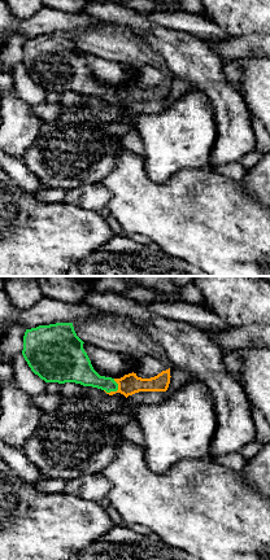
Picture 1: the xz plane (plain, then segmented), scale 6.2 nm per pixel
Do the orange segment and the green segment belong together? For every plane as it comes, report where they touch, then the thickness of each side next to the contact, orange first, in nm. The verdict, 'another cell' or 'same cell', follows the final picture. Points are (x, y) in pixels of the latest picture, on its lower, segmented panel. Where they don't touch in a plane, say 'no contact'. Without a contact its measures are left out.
(113, 392) | 130/160 nm

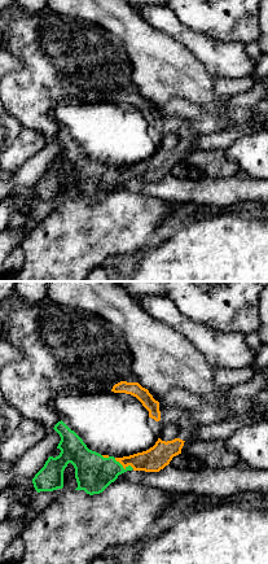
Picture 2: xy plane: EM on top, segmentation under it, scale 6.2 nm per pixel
(124, 467) | 150/240 nm

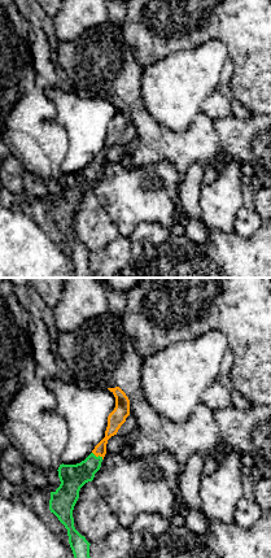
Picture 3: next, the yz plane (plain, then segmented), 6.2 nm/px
(97, 456) | 100/160 nm

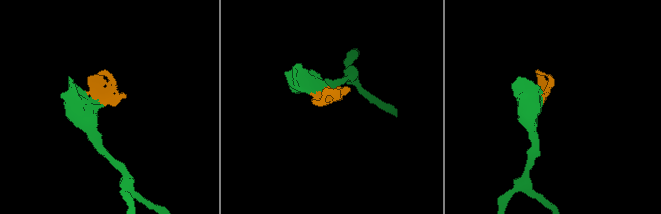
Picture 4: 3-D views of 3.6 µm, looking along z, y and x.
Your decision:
same cell

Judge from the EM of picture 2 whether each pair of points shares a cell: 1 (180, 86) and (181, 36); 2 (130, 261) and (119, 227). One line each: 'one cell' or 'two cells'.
1: two cells
2: two cells

